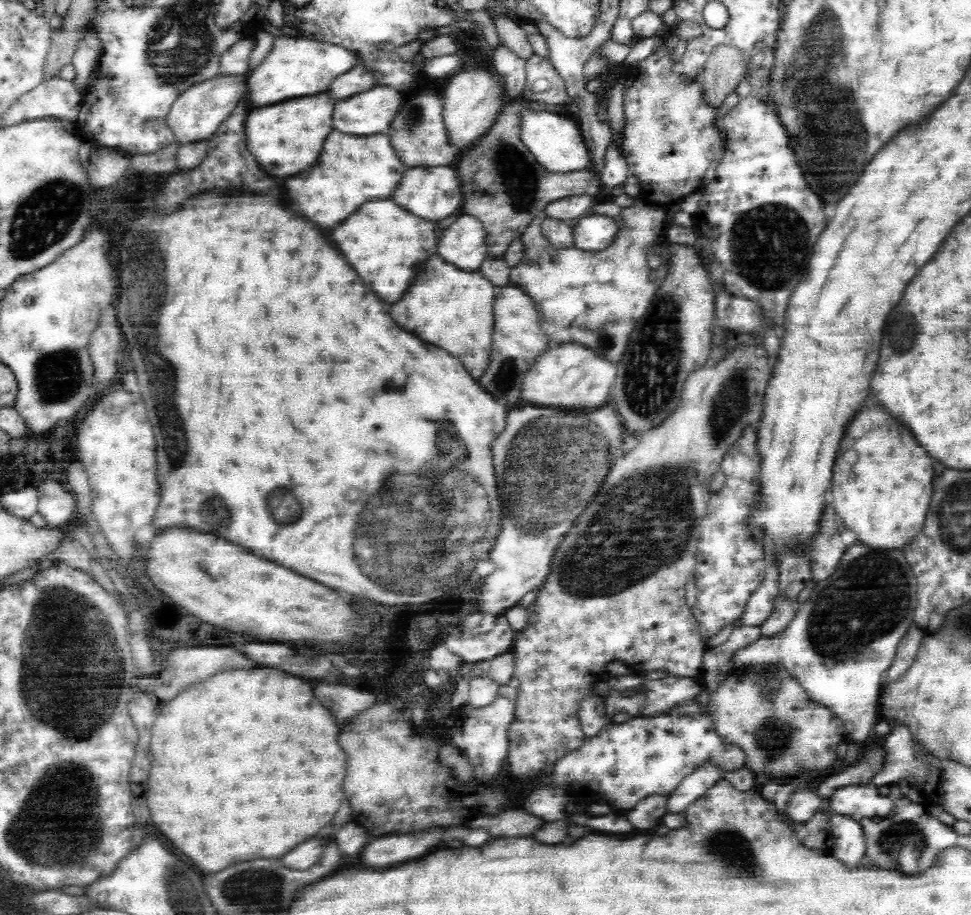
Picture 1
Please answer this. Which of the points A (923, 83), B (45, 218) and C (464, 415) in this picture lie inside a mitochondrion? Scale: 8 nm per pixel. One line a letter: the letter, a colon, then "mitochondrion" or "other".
A: other
B: mitochondrion
C: other

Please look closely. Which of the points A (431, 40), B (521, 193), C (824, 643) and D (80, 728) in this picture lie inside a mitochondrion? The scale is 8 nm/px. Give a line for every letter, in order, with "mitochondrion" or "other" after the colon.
A: other
B: mitochondrion
C: mitochondrion
D: mitochondrion

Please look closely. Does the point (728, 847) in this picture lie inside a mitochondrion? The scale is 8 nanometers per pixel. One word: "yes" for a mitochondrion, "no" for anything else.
yes

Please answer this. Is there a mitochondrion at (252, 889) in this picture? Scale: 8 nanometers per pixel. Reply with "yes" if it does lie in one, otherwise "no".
yes

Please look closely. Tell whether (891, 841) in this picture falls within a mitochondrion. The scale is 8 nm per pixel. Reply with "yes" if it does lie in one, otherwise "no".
yes

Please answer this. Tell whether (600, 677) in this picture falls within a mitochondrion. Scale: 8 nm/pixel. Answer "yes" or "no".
no

